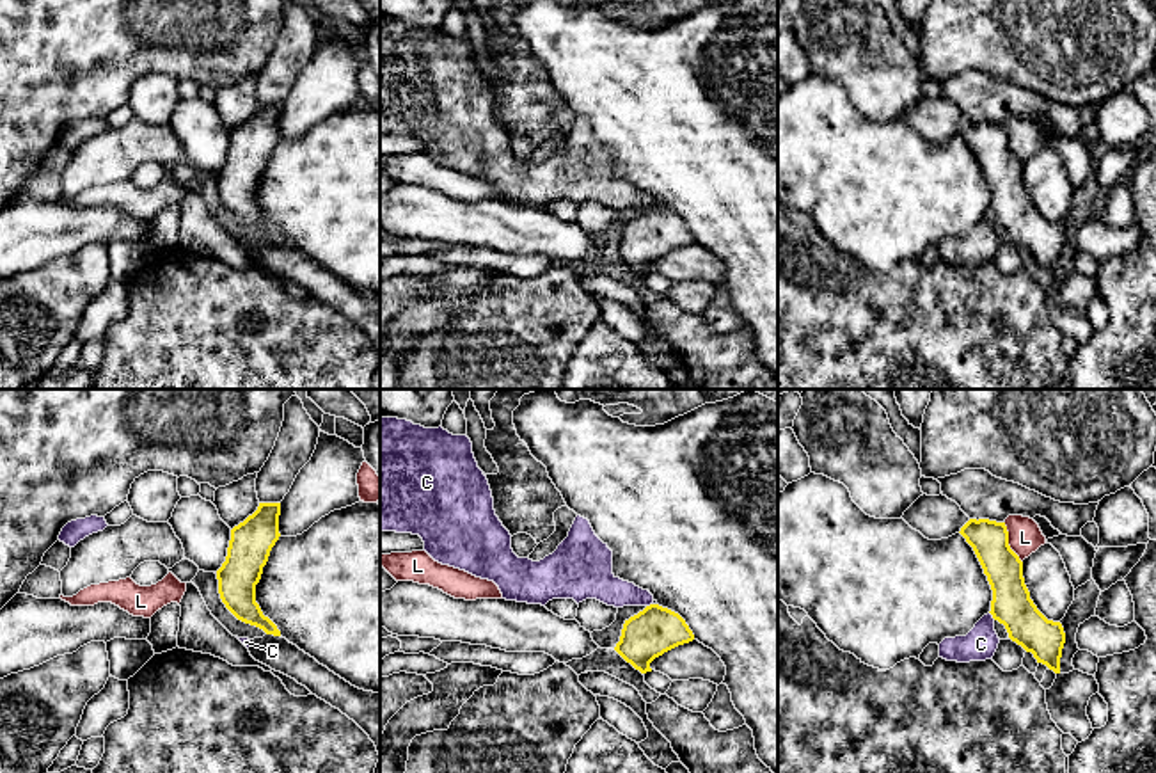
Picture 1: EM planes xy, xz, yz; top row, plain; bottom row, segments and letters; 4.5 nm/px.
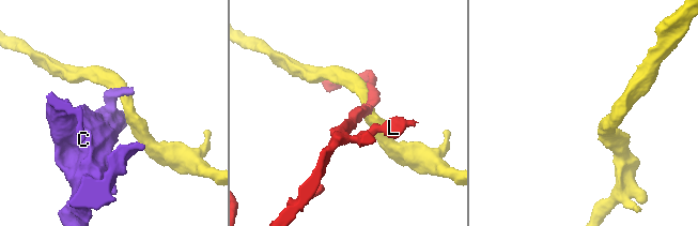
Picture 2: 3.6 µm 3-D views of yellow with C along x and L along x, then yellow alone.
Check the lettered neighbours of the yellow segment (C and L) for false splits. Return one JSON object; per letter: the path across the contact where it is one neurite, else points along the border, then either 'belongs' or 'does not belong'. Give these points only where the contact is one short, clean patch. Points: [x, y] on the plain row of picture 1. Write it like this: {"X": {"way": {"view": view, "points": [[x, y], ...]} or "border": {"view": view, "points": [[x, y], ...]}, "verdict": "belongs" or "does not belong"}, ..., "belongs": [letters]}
{"C": {"border": {"view": "yz", "points": [[989, 214], [995, 221]]}, "verdict": "does not belong"}, "L": {"border": {"view": "yz", "points": [[1004, 125], [1009, 135], [1009, 150], [1021, 164]]}, "verdict": "does not belong"}, "belongs": []}

